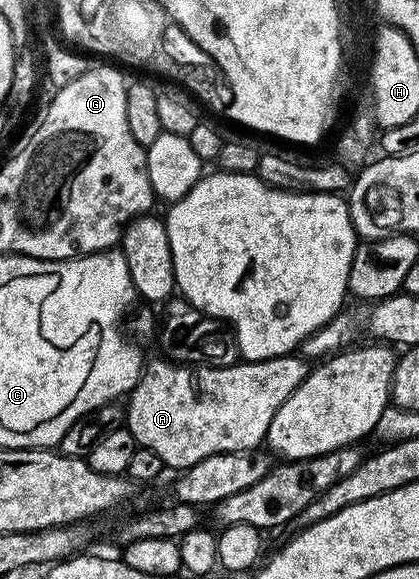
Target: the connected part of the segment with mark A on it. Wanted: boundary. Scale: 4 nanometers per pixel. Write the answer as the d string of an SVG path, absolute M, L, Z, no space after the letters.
M292 354L268 358L267 361L244 360L230 366L190 366L160 360L144 367L137 387L129 391L125 408L125 426L133 434L138 446L151 448L159 460L174 472L190 470L199 460L216 454L240 454L243 450L258 449L265 442L275 412L287 396L299 388L311 366L304 357Z

